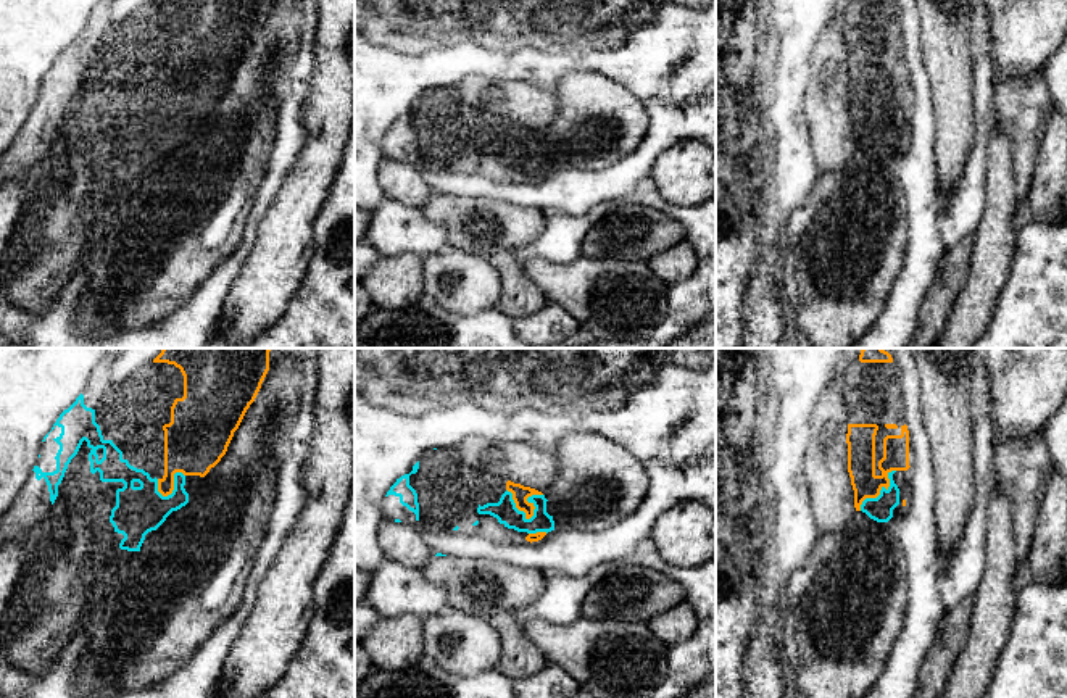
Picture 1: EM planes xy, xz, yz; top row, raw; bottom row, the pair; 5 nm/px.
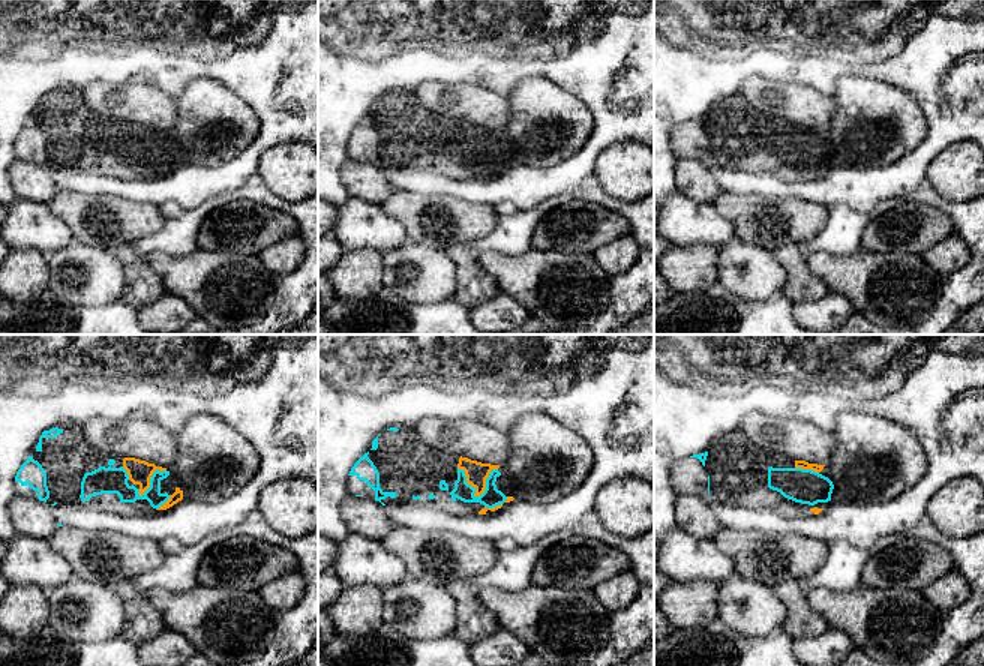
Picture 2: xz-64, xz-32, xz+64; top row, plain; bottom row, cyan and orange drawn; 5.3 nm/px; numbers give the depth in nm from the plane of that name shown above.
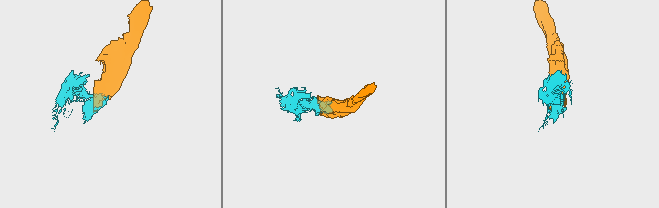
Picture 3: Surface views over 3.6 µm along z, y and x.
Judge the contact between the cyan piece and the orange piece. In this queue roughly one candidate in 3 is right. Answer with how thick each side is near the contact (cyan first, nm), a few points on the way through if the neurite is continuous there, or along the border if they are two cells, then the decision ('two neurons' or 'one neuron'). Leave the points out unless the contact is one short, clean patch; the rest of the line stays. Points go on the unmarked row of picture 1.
calibres 120 and 80 nm; way xz (506, 152), (514, 144), (519, 131); one neuron

